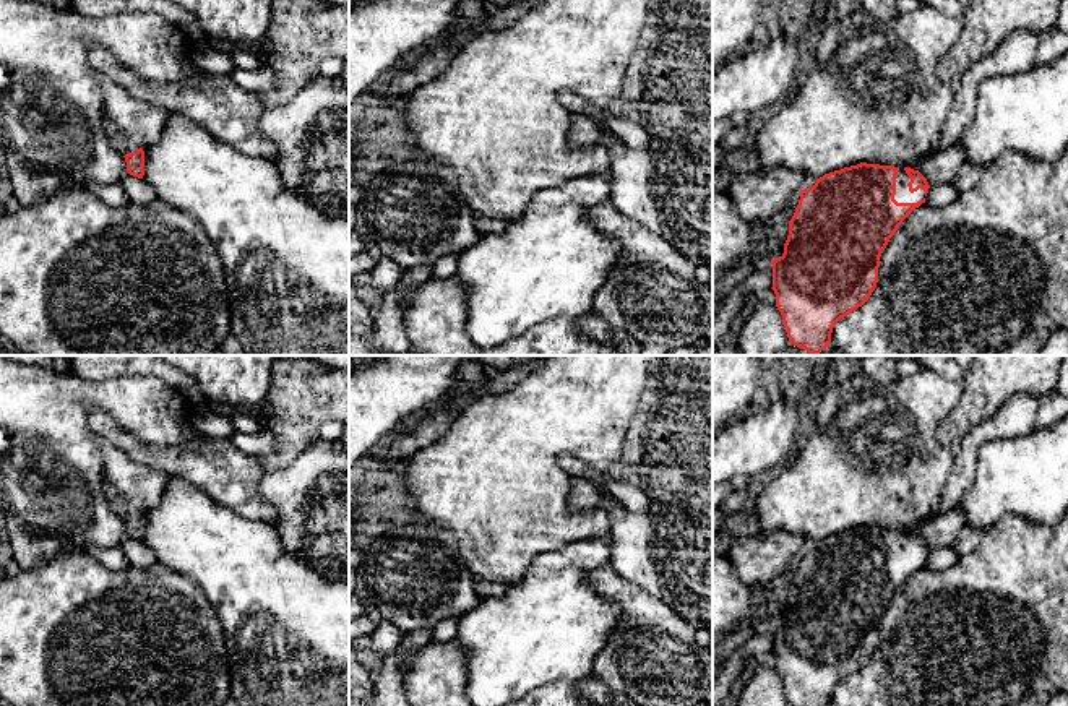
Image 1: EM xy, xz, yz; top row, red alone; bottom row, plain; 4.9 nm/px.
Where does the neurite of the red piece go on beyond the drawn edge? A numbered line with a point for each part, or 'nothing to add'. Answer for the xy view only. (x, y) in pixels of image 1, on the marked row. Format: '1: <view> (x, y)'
1: xy (120, 142)

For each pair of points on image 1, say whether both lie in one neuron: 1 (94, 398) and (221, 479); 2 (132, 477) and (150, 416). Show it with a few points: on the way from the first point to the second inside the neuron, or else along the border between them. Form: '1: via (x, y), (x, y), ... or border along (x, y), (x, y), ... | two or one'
1: border along (133, 437), (190, 450), (208, 443) | two
2: via (101, 443), (83, 427), (83, 411), (116, 401) | one

